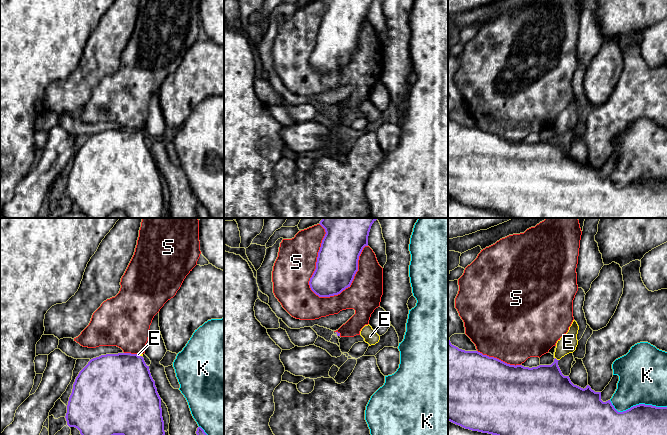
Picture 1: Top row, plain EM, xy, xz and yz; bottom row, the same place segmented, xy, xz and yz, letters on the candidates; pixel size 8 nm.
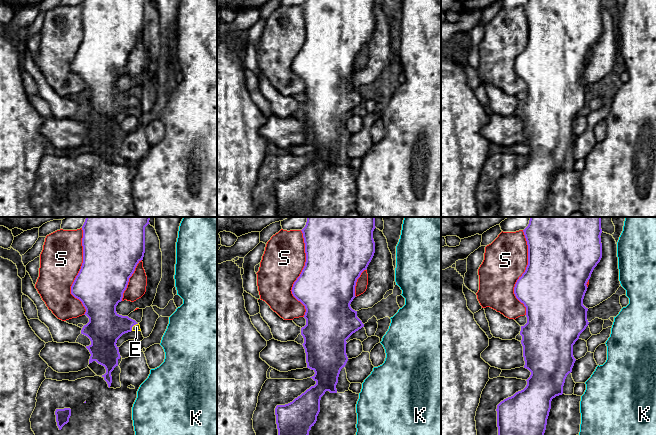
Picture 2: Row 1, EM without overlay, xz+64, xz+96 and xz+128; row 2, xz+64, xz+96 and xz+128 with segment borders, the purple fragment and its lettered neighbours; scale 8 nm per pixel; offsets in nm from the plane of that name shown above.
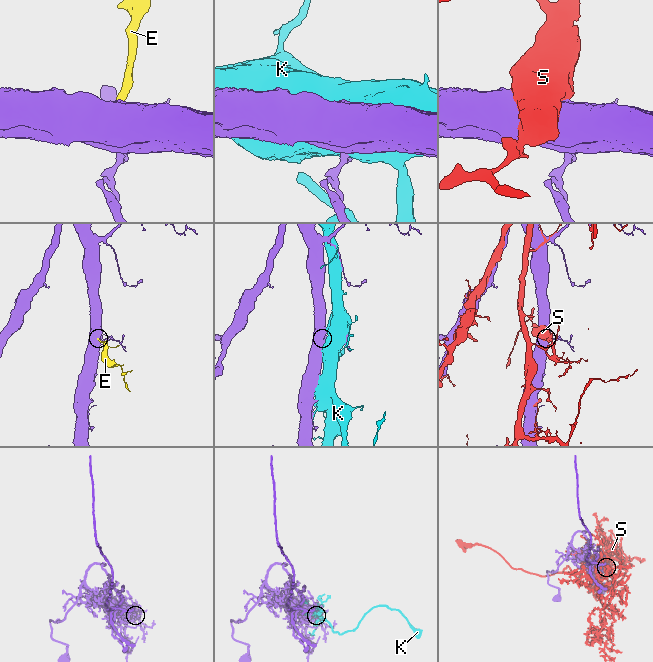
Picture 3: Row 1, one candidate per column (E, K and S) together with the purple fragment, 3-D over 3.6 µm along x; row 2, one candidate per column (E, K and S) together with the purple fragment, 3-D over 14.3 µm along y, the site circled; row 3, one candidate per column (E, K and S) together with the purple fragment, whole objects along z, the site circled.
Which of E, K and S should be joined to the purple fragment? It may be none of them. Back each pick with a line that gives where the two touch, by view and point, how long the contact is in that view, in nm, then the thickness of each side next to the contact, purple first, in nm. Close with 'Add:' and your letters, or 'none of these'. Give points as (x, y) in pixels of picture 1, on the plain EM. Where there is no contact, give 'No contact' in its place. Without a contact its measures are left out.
E: Touches purple at yz (556, 135). Shared border 40 nm. Thickness 360 nm (purple) against 150 nm
Add: E

